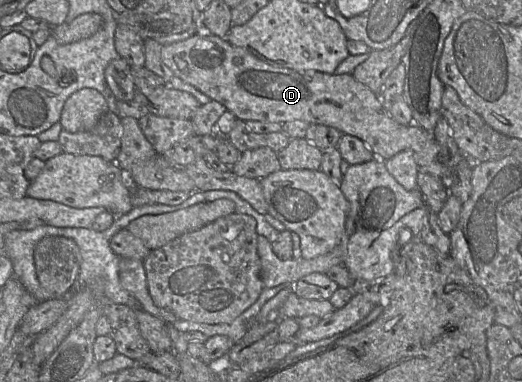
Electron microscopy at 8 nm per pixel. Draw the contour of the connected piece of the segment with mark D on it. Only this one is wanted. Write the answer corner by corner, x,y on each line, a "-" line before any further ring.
203,30
185,40
164,45
161,57
175,76
224,105
239,120
280,124
301,120
330,126
342,134
358,137
381,160
388,160
403,150
411,150
419,170
446,183
448,168
438,160
440,146
433,132
415,123
397,123
380,95
357,81
353,74
274,67
262,61
251,49
234,46
227,38

